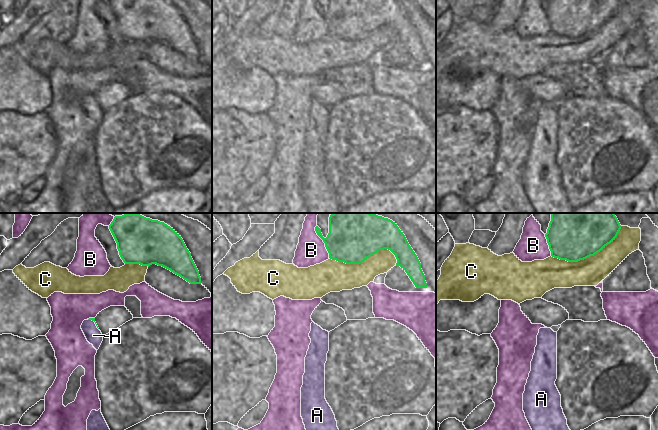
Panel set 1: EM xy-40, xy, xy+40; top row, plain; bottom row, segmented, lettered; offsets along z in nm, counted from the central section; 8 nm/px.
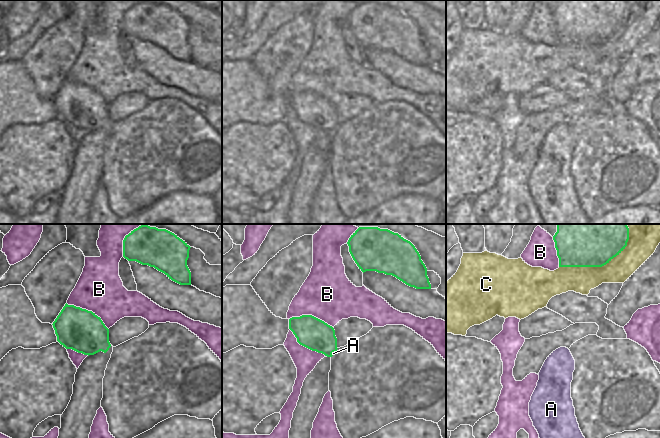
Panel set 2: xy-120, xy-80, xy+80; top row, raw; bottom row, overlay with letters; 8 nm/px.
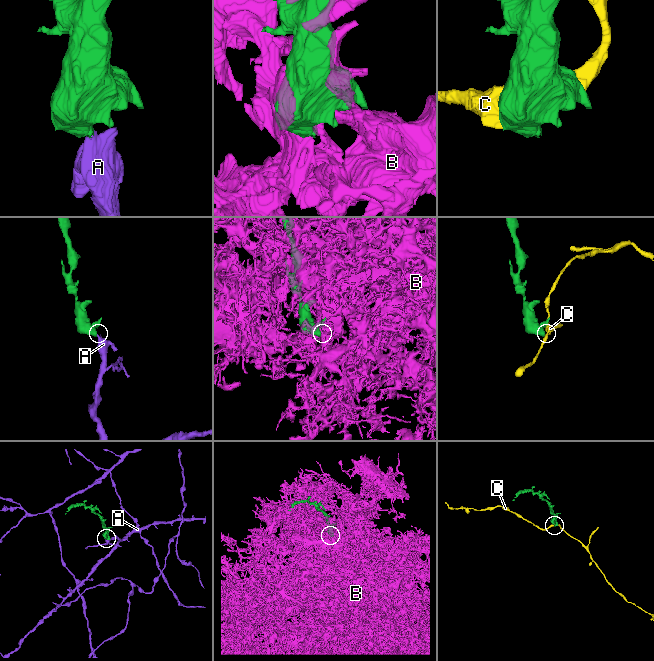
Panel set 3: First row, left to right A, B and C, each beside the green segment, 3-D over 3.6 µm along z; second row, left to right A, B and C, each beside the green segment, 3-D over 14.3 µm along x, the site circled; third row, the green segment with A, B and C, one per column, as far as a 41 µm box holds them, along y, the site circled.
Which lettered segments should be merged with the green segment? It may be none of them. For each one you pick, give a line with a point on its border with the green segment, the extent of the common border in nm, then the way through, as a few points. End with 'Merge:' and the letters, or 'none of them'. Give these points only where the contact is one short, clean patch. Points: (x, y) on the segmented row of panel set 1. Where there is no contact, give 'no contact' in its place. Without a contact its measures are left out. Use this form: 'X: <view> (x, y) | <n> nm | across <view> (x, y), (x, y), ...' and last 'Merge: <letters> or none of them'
A: xy-40 (94, 321) | 130 nm | across xy-40 (93, 319), (94, 321), (93, 335)
Merge: A

